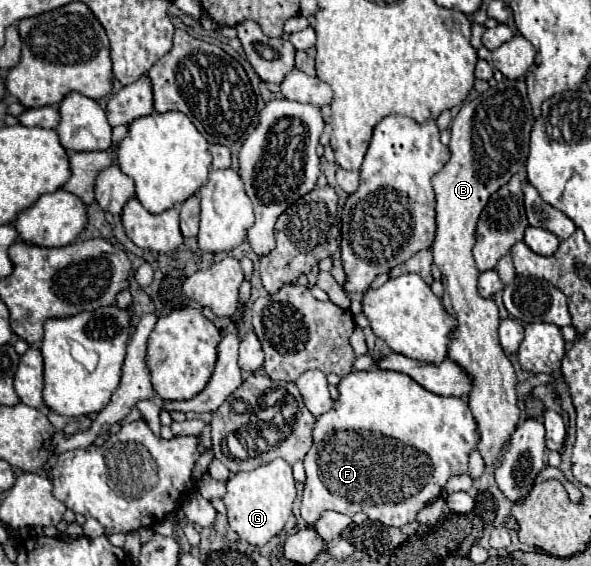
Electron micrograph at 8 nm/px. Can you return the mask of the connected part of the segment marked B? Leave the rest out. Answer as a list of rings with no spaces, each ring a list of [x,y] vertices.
[[[525,78],[495,84],[487,94],[479,94],[463,104],[453,118],[449,142],[451,158],[433,178],[437,196],[437,234],[431,252],[433,262],[443,274],[443,306],[457,320],[457,328],[451,334],[449,358],[473,380],[467,404],[479,426],[481,442],[477,450],[487,466],[495,466],[501,458],[501,452],[515,432],[521,410],[517,406],[517,374],[497,336],[499,310],[491,298],[483,298],[477,292],[479,270],[475,270],[471,248],[475,244],[475,222],[489,196],[515,176],[521,166],[525,168],[533,122]]]

